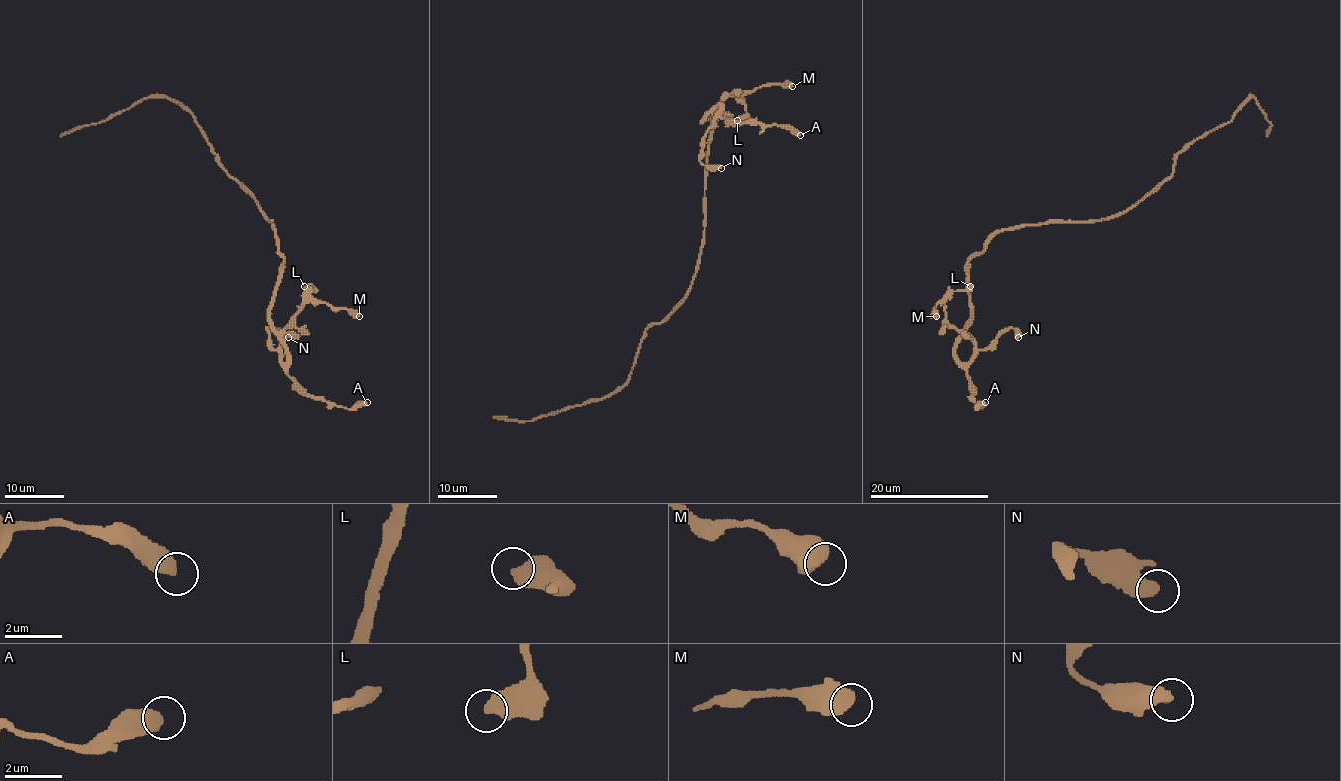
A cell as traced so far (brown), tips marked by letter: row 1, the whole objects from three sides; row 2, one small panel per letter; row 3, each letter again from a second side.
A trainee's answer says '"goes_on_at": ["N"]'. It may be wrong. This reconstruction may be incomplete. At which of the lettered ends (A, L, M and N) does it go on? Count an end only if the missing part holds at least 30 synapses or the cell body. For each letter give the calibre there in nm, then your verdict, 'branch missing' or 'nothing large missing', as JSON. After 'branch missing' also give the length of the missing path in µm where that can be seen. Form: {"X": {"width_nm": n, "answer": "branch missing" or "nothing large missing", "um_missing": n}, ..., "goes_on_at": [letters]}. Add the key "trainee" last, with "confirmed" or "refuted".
{"A": {"width_nm": 500, "answer": "nothing large missing"}, "L": {"width_nm": 550, "answer": "nothing large missing"}, "M": {"width_nm": 550, "answer": "nothing large missing"}, "N": {"width_nm": 360, "answer": "nothing large missing"}, "goes_on_at": [], "trainee": "refuted"}

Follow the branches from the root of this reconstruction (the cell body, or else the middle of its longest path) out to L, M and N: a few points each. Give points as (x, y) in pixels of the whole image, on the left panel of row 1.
L: (268, 220), (283, 258), (270, 310), (270, 324), (277, 331), (313, 291), (304, 286)
M: (268, 220), (283, 258), (270, 324), (280, 331), (310, 301), (352, 309), (359, 316)
N: (268, 220), (283, 258), (270, 310), (279, 347), (271, 347), (267, 328), (288, 337)

